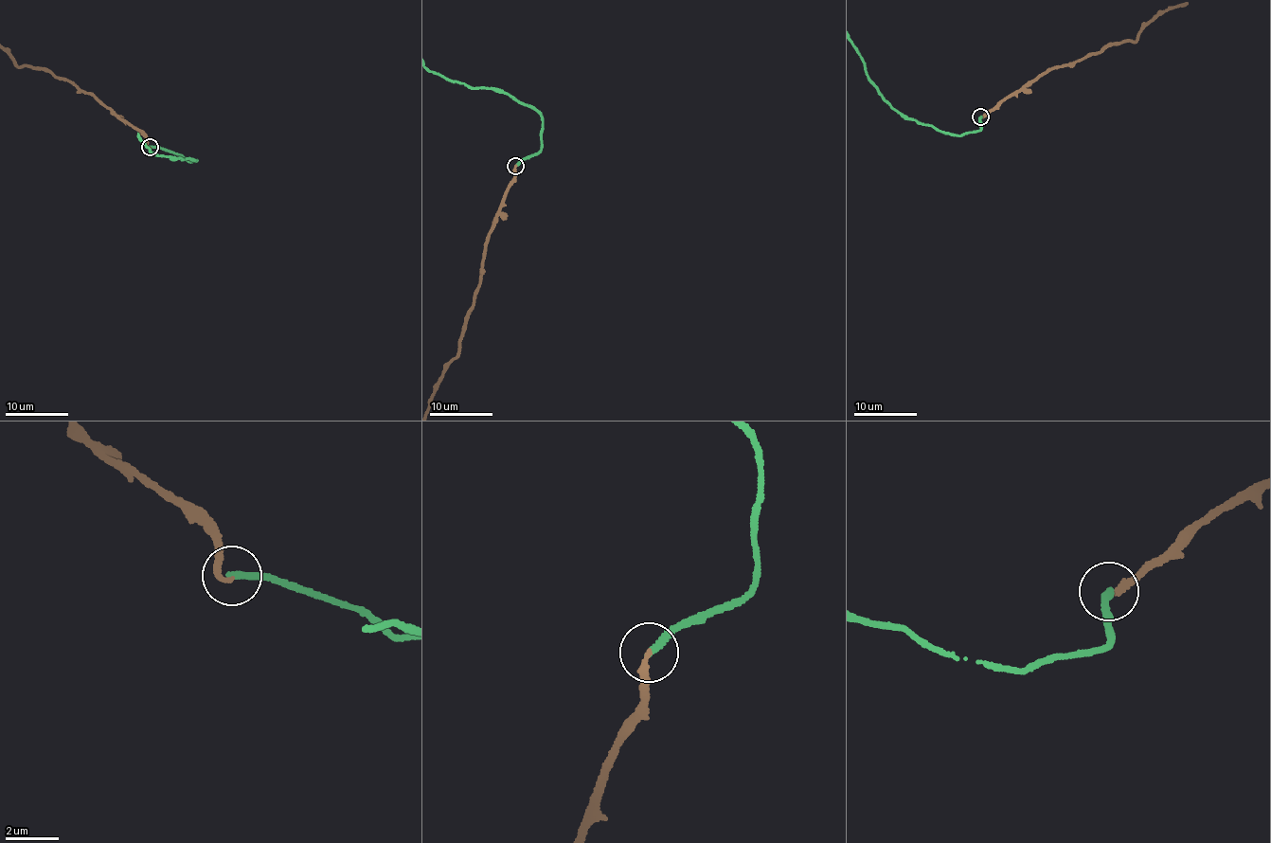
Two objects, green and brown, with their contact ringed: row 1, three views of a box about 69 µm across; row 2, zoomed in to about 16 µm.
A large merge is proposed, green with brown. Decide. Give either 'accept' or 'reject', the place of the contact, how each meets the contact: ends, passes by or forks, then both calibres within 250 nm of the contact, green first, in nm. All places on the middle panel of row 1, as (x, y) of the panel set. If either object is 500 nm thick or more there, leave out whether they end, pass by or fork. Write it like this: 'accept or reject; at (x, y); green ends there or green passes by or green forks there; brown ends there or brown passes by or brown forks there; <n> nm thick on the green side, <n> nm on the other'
reject; at (515, 166); green ends there; brown ends there; 240 nm thick on the green side, 180 nm on the other

